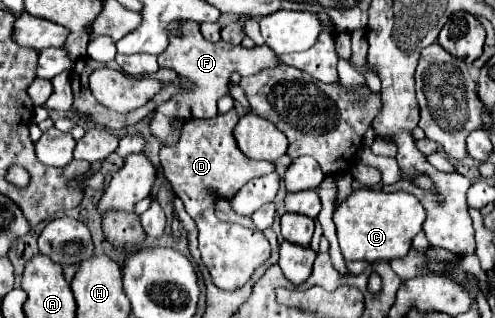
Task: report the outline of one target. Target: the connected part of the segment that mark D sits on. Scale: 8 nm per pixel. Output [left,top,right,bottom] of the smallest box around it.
[161,109,275,291]

